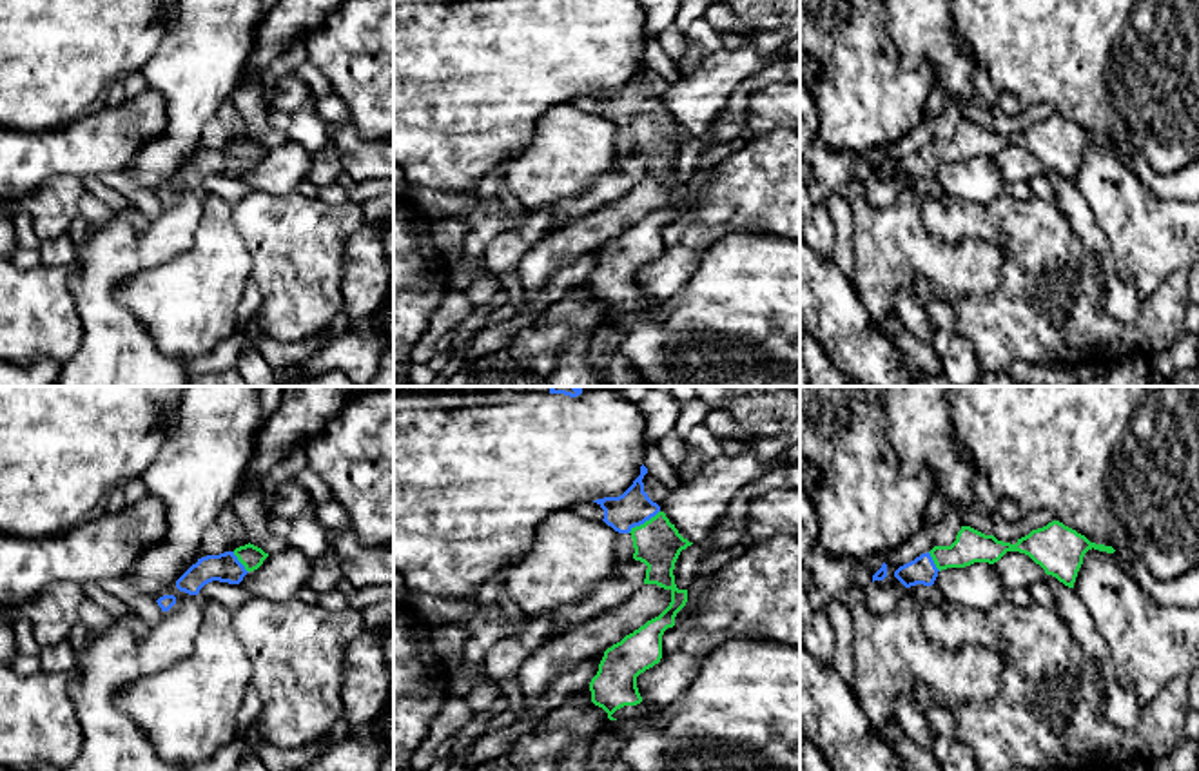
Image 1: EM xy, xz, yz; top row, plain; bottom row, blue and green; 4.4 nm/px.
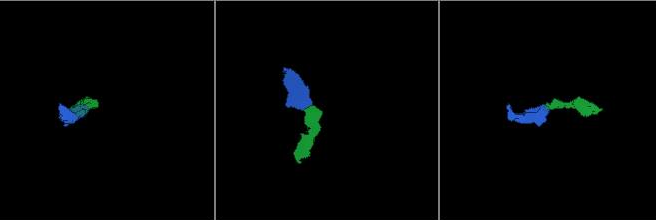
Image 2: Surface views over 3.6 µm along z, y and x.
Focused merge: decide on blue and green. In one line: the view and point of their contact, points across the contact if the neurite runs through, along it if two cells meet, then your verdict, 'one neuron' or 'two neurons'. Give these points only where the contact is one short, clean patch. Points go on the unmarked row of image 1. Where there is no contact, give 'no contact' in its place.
xz (643, 117) | across xz (632, 102), (643, 117), (657, 136) | one neuron

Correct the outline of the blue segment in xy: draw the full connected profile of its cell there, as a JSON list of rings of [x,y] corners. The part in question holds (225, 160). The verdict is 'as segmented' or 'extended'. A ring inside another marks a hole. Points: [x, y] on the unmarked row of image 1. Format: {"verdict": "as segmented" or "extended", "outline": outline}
{"verdict": "extended", "outline": [[[250,136],[234,145],[201,151],[176,174],[176,181],[189,189],[198,189],[200,183],[212,174],[239,178],[243,171],[258,163],[267,151],[268,147]]]}

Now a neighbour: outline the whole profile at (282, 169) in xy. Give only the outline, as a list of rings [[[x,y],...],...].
[[[287,140],[268,149],[258,163],[249,165],[239,180],[254,192],[287,194],[297,190],[310,167],[312,152],[299,142]]]

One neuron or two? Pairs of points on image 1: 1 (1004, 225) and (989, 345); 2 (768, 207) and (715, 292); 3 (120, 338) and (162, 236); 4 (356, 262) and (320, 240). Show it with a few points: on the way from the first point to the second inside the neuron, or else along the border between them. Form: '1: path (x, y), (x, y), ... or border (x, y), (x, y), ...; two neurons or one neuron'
1: path (1018, 254), (1018, 316); one neuron
2: border (780, 236), (757, 231), (731, 231), (713, 243); two neurons
3: path (106, 311), (106, 282), (135, 253); one neuron
4: border (365, 222), (345, 243), (343, 298); two neurons

